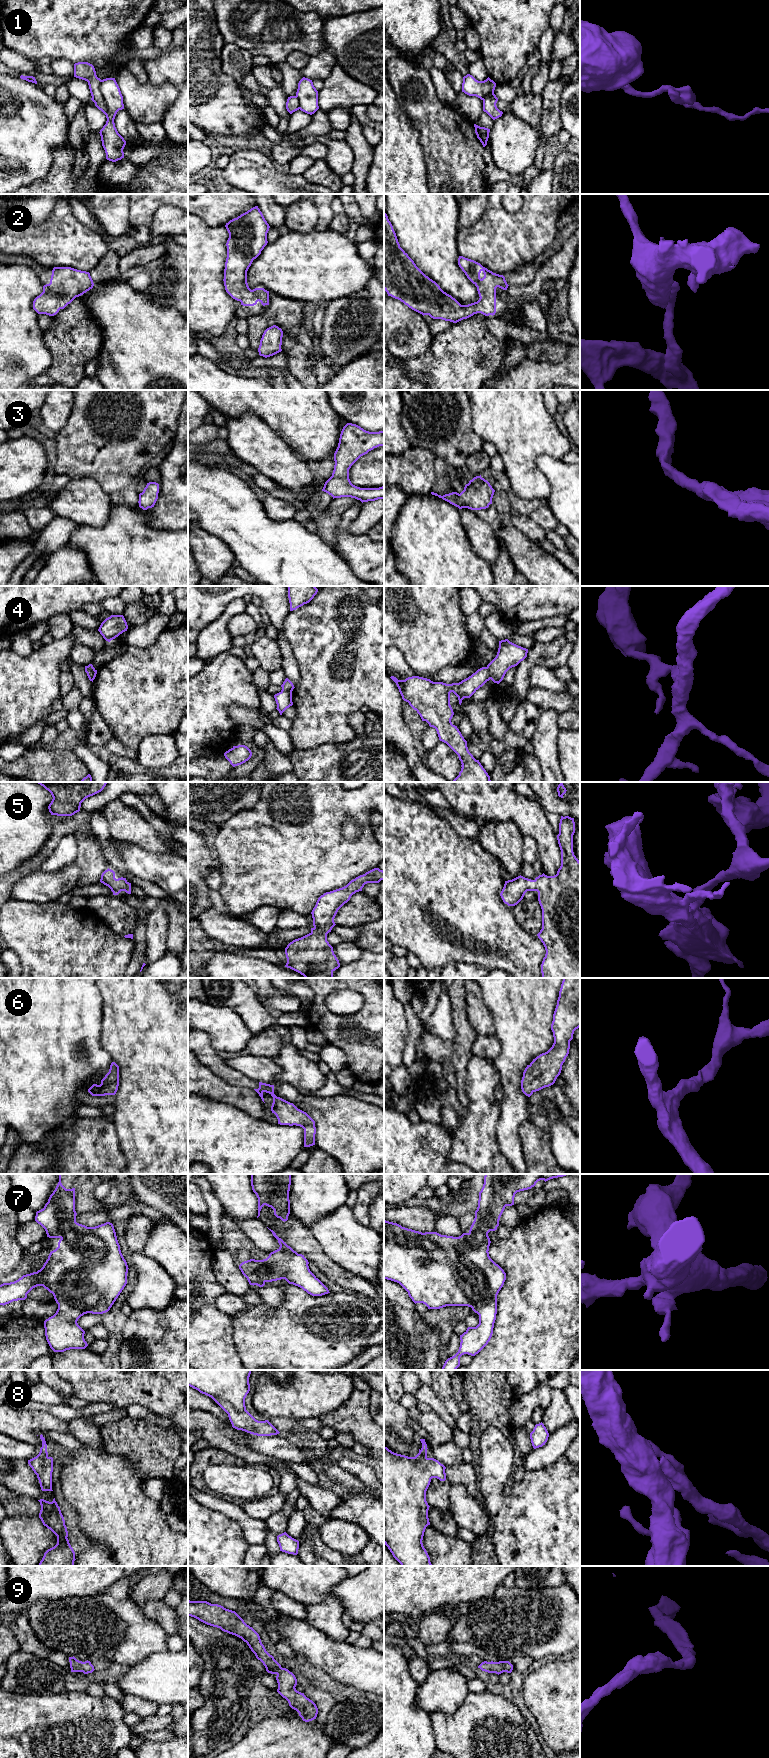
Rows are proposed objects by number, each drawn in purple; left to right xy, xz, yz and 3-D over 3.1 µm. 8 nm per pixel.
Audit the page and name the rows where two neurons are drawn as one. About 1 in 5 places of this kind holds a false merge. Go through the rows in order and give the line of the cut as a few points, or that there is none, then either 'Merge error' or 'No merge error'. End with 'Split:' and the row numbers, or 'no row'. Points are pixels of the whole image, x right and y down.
1: Split along xy (101, 80), (100, 92), (107, 108), (106, 115). Merge error
2: No split. No merge error
3: No split. No merge error
4: Split along yz (486, 667), (491, 678). Merge error
5: No split. No merge error
6: No split. No merge error
7: No split. No merge error
8: No split. No merge error
9: No split. No merge error
Split: 1, 4

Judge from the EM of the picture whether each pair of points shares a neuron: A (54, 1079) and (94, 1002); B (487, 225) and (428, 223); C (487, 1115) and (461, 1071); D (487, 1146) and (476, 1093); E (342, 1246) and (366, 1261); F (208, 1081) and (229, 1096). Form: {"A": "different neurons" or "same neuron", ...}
{"A": "same neuron", "B": "different neurons", "C": "different neurons", "D": "same neuron", "E": "same neuron", "F": "same neuron"}

